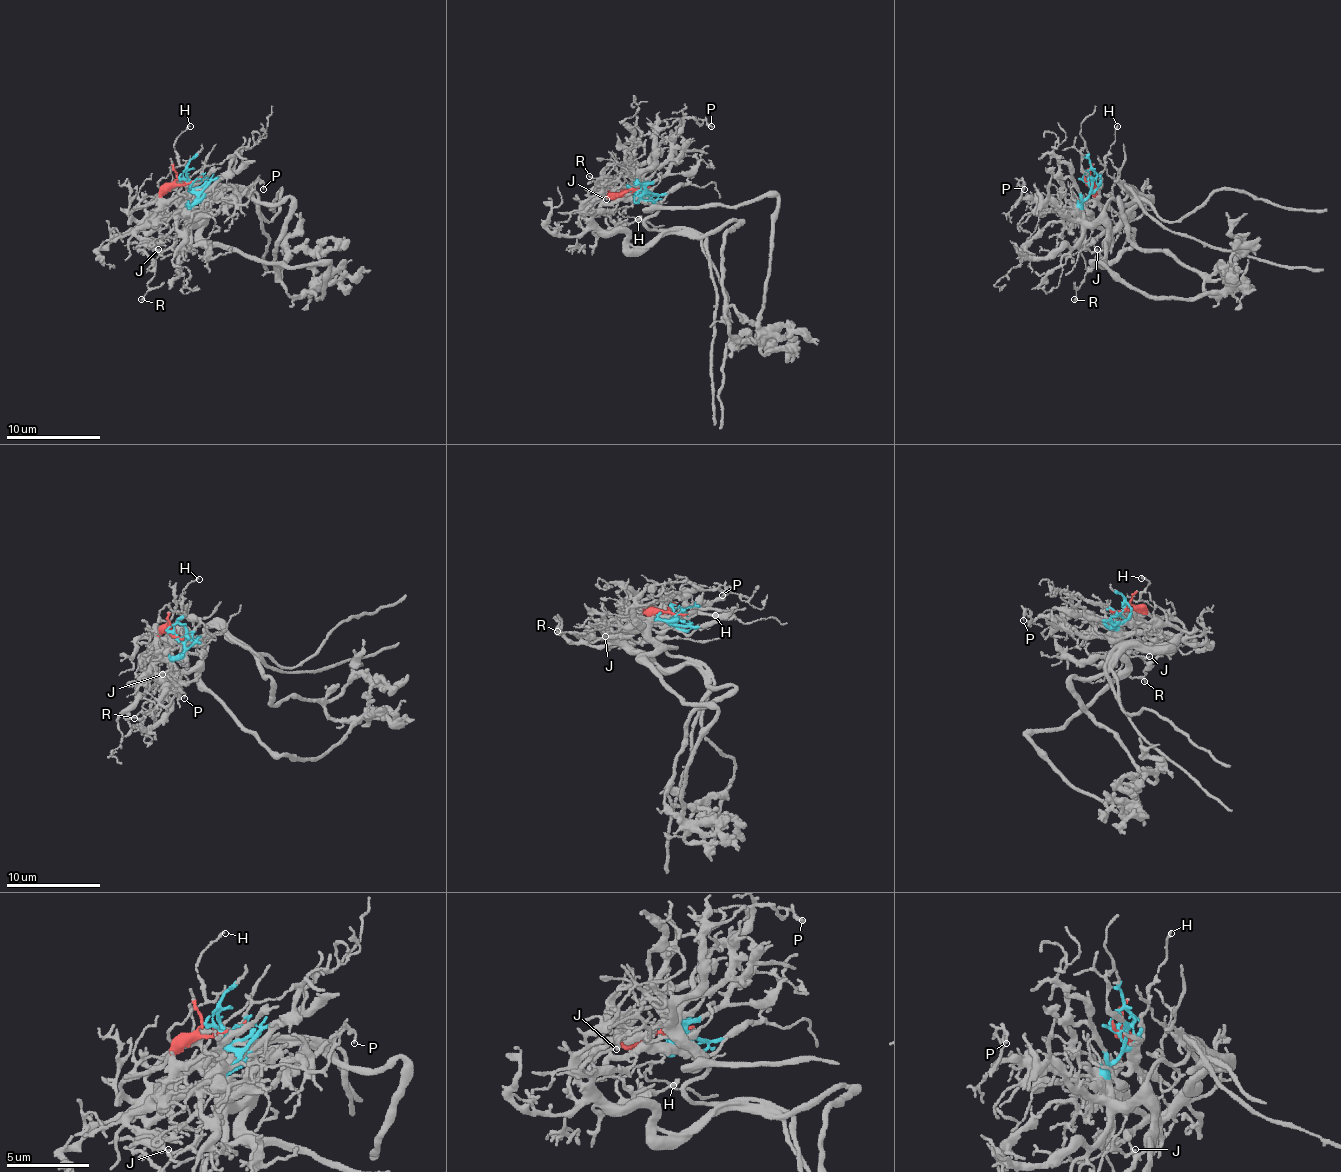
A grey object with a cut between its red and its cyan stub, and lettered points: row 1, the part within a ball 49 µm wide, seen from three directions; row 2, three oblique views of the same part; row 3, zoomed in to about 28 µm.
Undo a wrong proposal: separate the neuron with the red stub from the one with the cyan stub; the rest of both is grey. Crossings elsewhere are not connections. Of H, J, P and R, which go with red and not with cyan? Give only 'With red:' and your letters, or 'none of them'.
With red: H, J, R

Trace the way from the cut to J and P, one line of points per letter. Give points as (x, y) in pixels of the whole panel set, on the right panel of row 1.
J: (1087, 182), (1092, 194), (1085, 215), (1101, 232), (1090, 248), (1097, 248)
P: (1087, 182), (1090, 194), (1078, 206), (1031, 199), (1016, 203), (1021, 180), (1023, 189)

